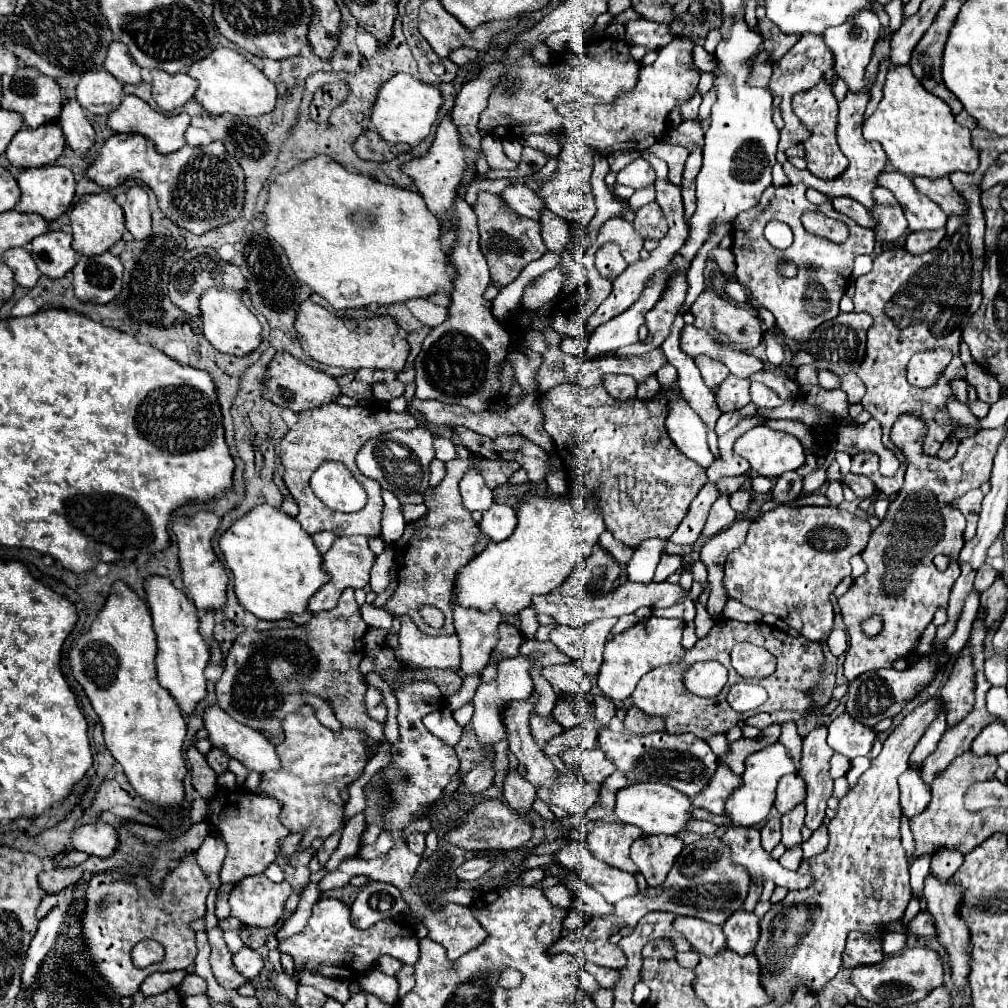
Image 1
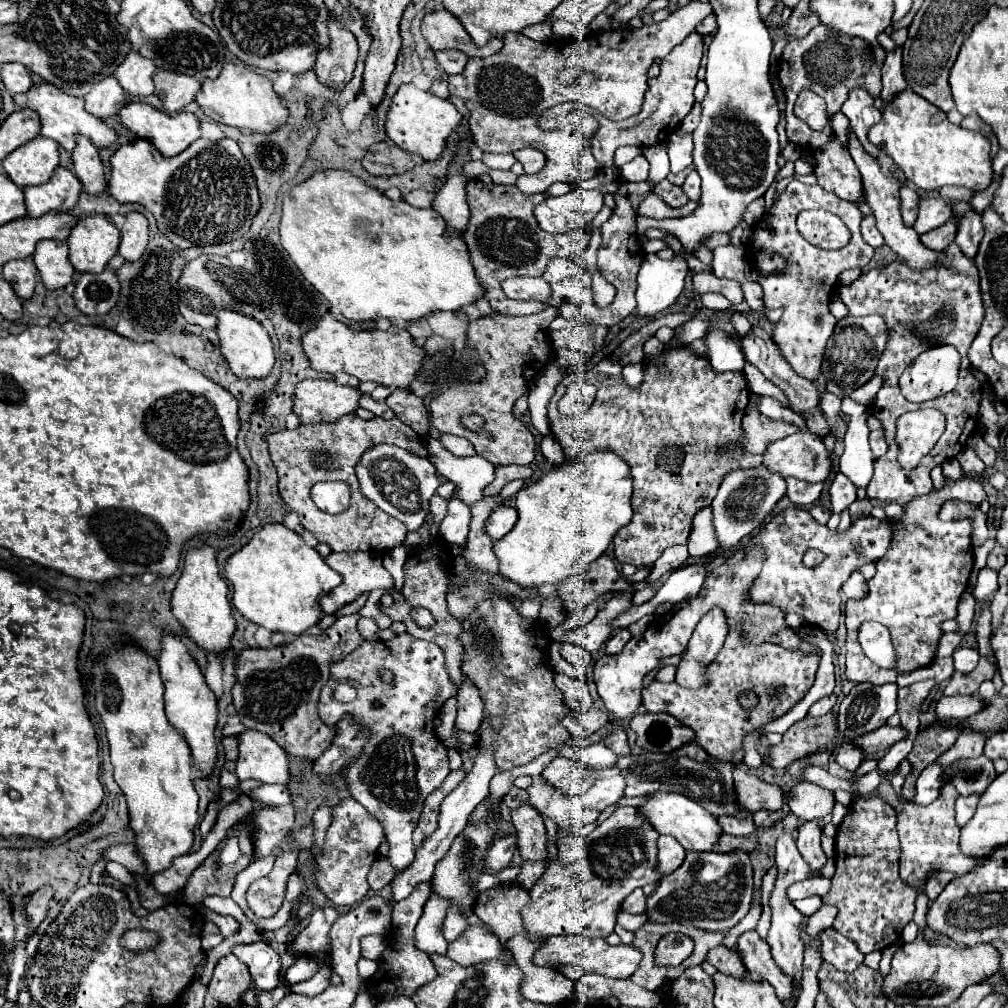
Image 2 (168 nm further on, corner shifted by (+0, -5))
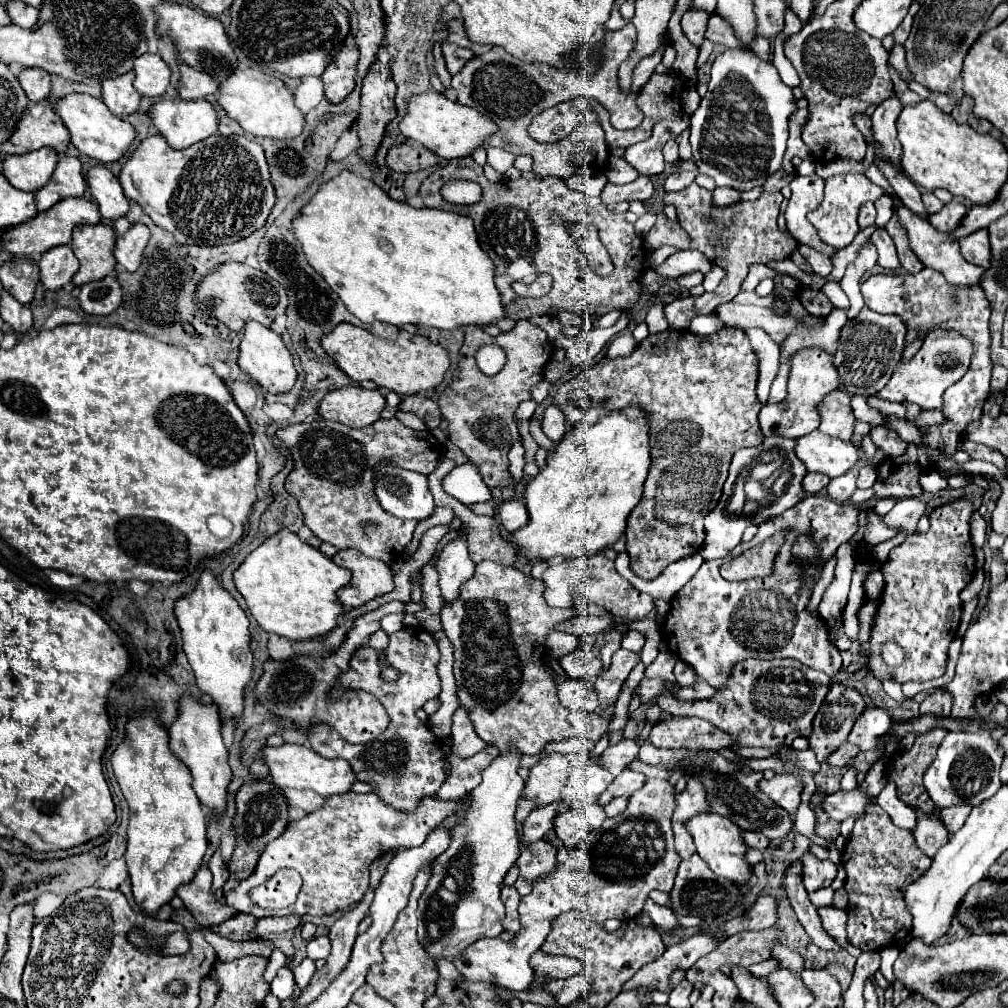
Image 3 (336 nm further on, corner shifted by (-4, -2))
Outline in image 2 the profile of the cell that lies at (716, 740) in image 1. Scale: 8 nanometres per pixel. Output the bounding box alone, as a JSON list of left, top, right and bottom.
[733,764,783,812]

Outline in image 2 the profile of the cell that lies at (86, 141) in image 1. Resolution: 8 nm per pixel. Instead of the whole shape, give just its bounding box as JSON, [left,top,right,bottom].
[71,134,105,194]

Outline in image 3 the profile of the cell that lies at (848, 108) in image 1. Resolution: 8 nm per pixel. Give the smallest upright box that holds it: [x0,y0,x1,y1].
[895,201,985,287]

